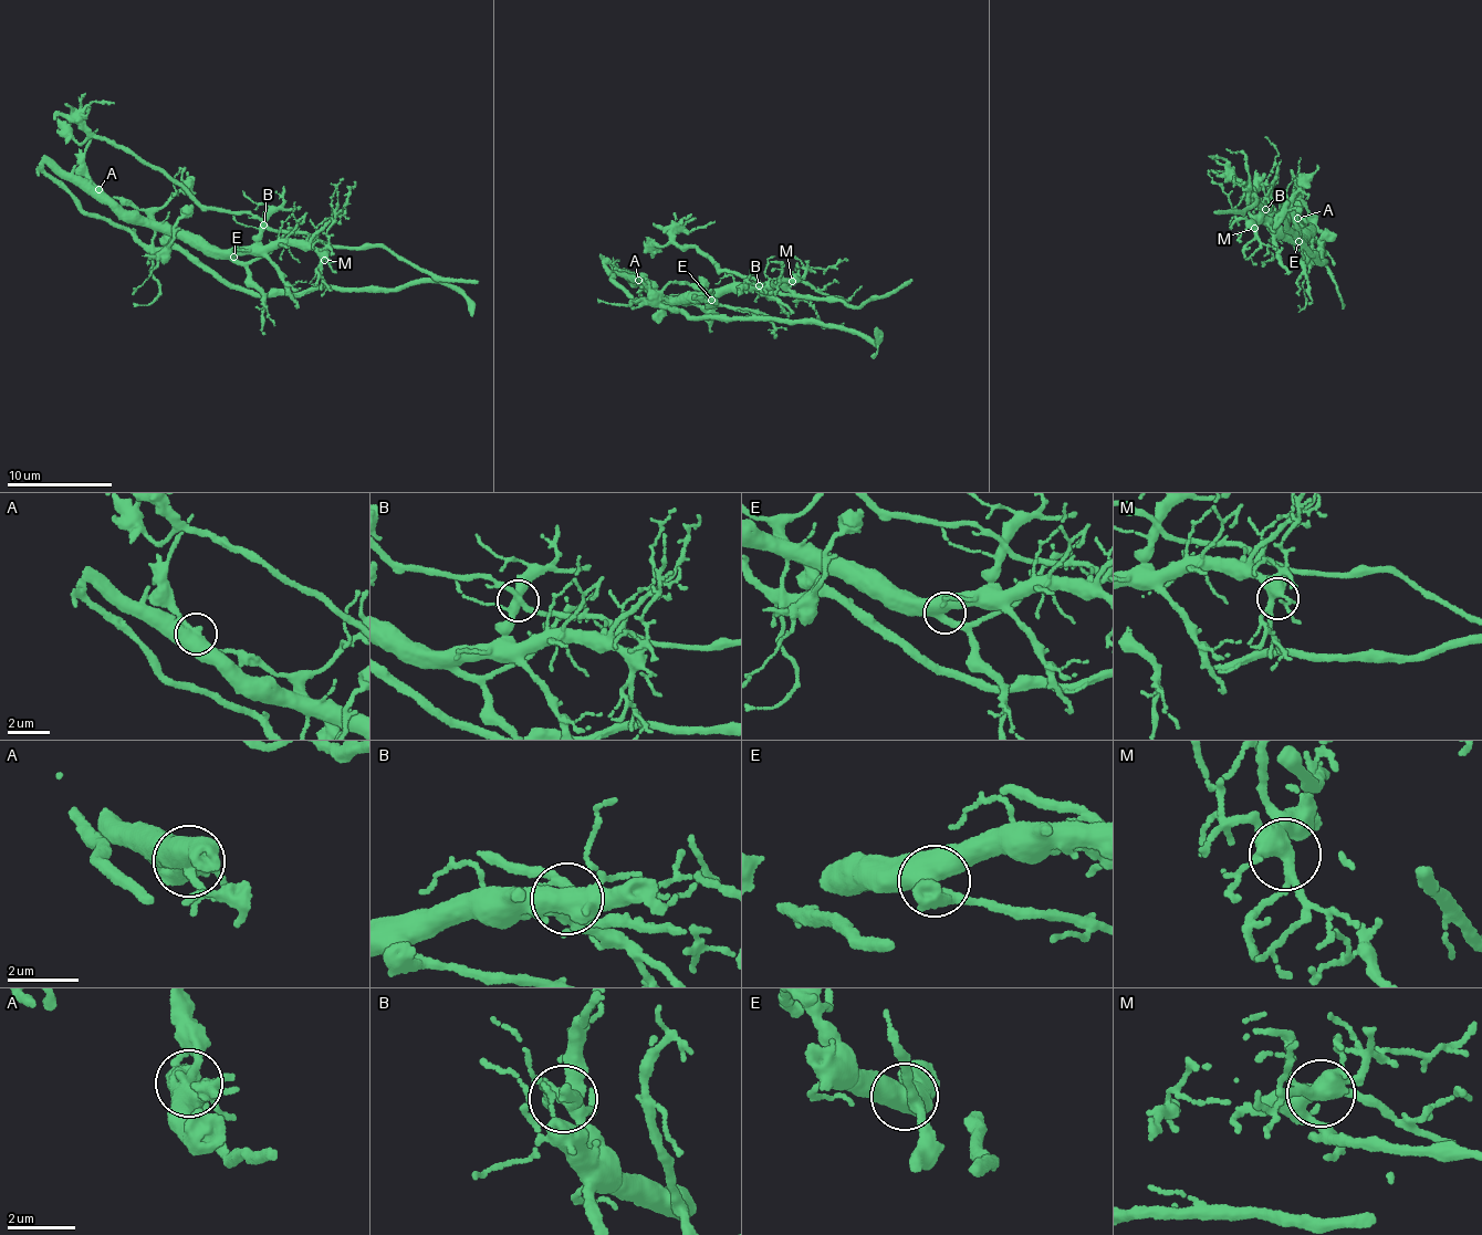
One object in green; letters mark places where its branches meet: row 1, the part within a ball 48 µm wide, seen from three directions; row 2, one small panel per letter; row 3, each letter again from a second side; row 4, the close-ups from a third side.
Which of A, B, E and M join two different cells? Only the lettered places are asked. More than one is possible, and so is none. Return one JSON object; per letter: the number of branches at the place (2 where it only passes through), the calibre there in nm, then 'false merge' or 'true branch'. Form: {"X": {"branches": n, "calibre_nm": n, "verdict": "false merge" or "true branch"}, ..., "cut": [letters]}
{"A": {"branches": 3, "calibre_nm": 460, "verdict": "false merge"}, "B": {"branches": 5, "calibre_nm": 400, "verdict": "false merge"}, "E": {"branches": 3, "calibre_nm": 440, "verdict": "true branch"}, "M": {"branches": 5, "calibre_nm": 400, "verdict": "true branch"}, "cut": ["A", "B"]}

